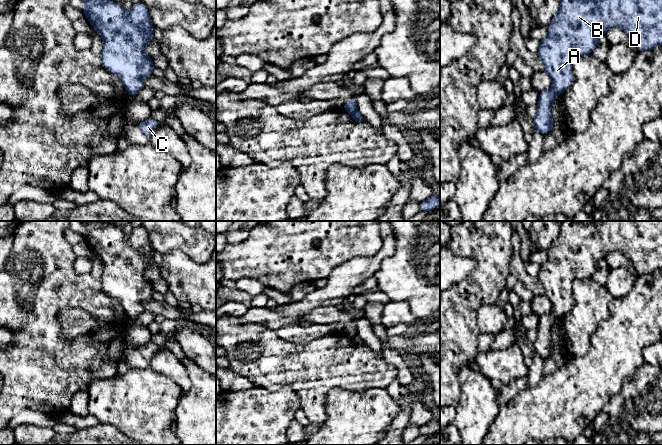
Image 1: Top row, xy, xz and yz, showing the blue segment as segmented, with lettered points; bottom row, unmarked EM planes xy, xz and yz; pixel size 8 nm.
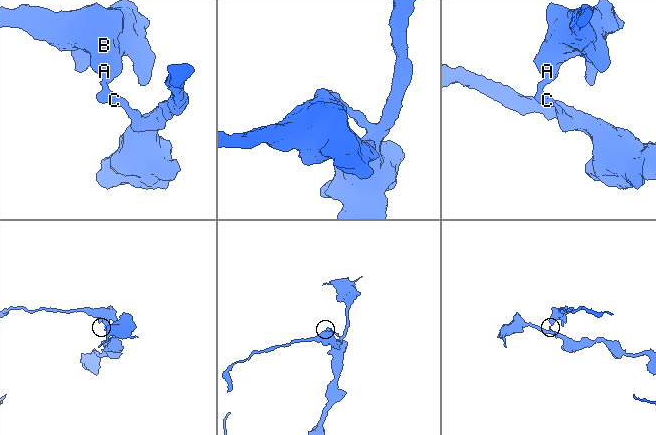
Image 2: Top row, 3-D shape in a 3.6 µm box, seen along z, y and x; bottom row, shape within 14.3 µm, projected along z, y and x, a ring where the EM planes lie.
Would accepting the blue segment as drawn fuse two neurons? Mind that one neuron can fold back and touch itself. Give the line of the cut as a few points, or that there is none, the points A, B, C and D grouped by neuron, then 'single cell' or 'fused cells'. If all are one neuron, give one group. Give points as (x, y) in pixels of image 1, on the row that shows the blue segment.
cut in yz along (551, 88), (557, 95); A B D / C; fused cells

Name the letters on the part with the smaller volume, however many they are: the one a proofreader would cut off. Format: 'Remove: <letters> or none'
Remove: A, B, D

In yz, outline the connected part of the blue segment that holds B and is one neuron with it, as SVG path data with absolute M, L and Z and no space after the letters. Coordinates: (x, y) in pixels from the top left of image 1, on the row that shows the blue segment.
M561 0L548 26L548 35L540 40L536 53L552 79L552 89L557 95L573 83L572 59L576 55L592 54L598 38L612 27L626 32L638 52L662 45L662 0Z

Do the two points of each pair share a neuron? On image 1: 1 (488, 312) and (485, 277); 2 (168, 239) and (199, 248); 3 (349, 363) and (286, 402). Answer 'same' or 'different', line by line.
1: different
2: same
3: different

